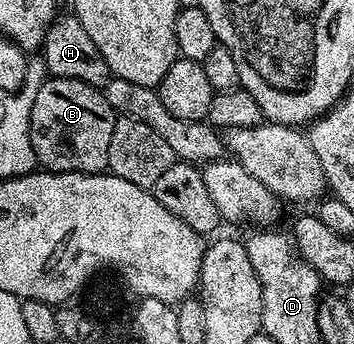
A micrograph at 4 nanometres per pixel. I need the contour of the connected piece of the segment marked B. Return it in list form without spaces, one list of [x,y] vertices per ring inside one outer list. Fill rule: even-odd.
[[[48,77],[40,85],[30,110],[32,149],[45,170],[100,175],[108,168],[108,144],[116,121],[112,105],[99,88],[75,79]]]

